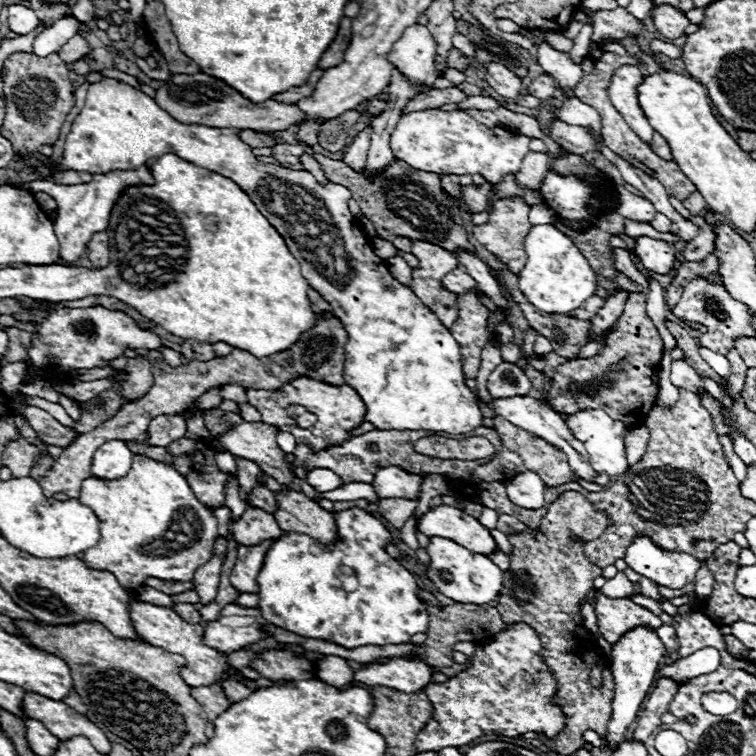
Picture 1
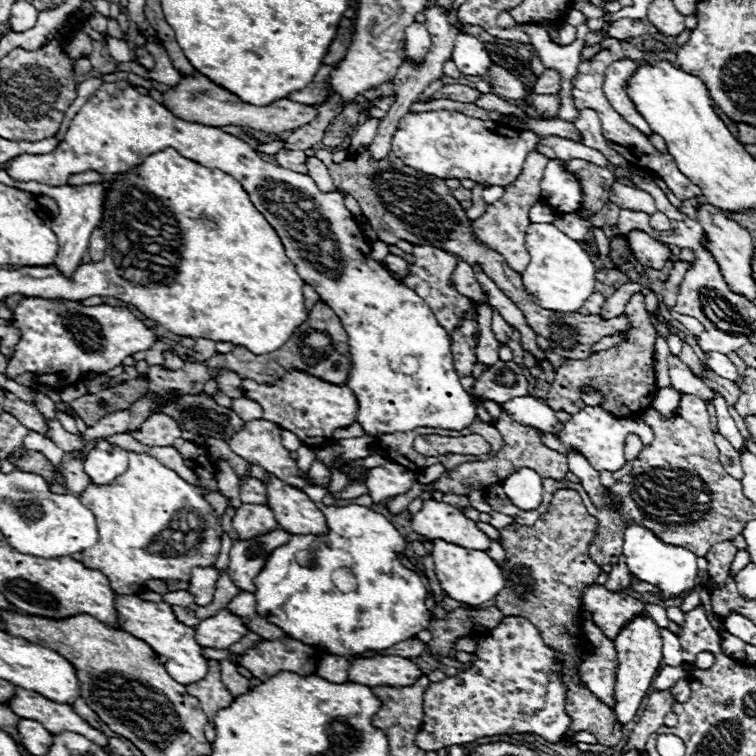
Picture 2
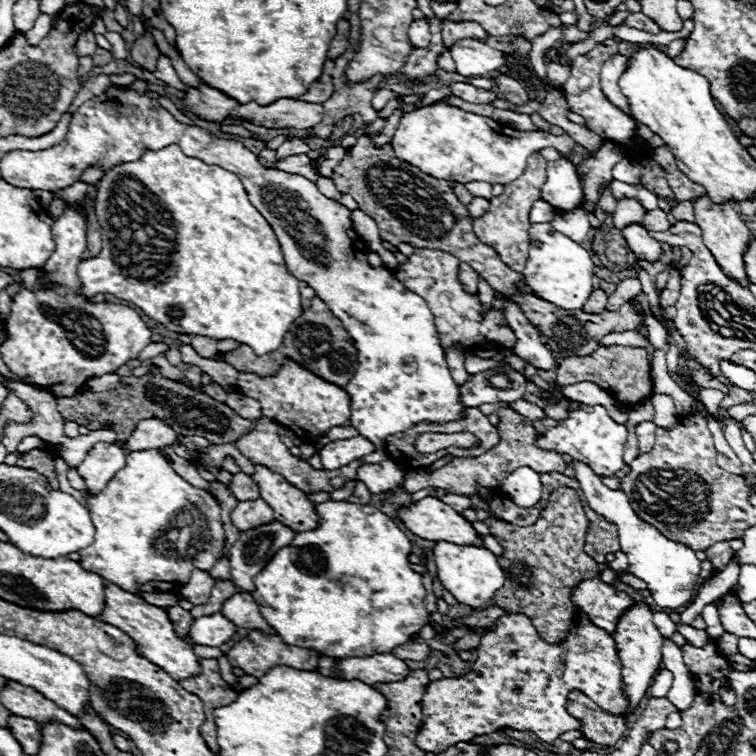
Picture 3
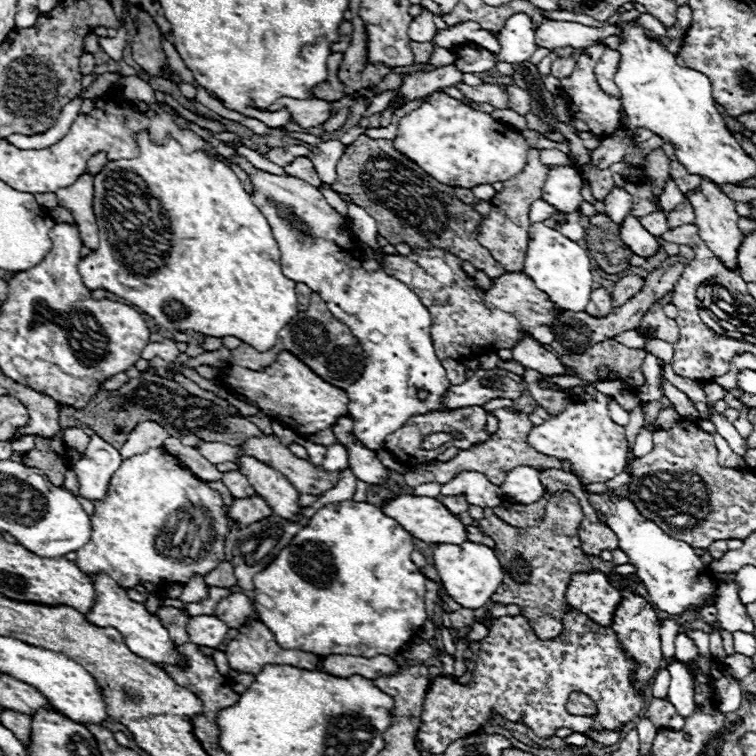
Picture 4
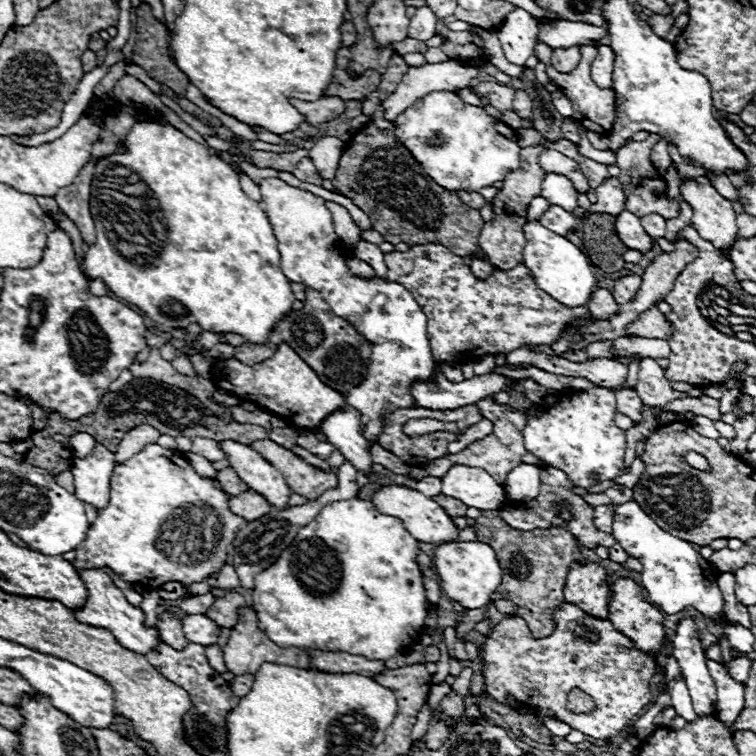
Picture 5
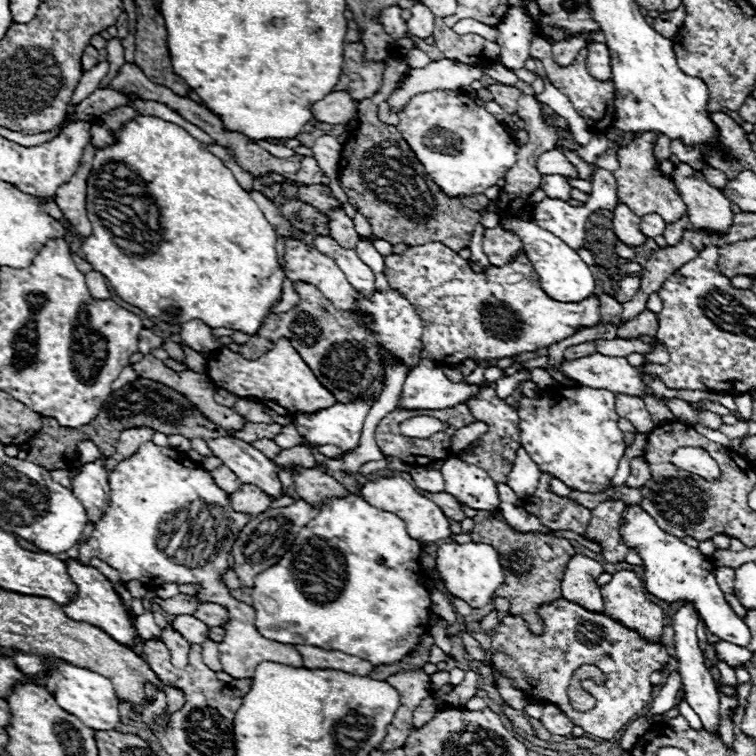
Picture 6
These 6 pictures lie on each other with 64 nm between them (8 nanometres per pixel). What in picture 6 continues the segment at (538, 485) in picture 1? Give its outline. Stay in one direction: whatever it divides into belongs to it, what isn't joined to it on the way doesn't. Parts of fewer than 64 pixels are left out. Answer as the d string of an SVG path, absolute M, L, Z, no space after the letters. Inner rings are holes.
M518 448L516 460L514 460L512 472L508 474L508 482L506 482L506 484L508 484L520 498L526 498L526 496L532 496L532 494L536 492L538 480L540 480L540 470L538 470L538 466L530 460L530 456L526 454L524 448Z

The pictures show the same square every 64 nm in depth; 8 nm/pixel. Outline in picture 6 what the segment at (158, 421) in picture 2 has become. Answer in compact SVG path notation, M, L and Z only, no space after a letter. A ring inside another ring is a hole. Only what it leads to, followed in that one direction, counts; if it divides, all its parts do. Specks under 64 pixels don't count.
M128 428L126 432L122 432L116 444L116 452L108 458L108 470L112 470L114 464L118 464L122 458L134 454L142 442L150 442L152 434L152 428Z

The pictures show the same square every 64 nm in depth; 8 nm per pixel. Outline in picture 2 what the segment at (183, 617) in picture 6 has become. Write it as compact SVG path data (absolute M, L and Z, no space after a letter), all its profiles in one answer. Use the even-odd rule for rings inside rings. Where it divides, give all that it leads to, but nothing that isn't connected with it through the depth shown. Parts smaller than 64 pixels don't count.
M220 610L216 616L200 620L196 626L196 640L206 648L226 650L230 644L238 642L246 634L246 626L226 610Z

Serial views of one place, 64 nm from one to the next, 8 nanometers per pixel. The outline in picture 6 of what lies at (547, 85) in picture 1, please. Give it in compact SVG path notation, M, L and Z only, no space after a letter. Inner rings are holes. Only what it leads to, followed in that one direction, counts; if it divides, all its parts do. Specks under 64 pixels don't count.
M576 34L576 36L568 38L568 40L552 42L554 60L556 60L558 64L562 64L562 66L572 64L574 58L576 58L576 54L578 54L582 48L586 48L586 44L588 44L588 40L586 40L582 34Z

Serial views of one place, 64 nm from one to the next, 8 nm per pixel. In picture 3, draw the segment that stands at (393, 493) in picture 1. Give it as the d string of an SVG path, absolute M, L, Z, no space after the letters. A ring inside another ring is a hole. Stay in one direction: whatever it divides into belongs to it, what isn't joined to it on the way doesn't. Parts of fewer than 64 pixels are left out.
M380 462L380 464L362 464L358 468L358 480L366 484L366 488L374 494L396 488L404 482L404 470L396 462Z

